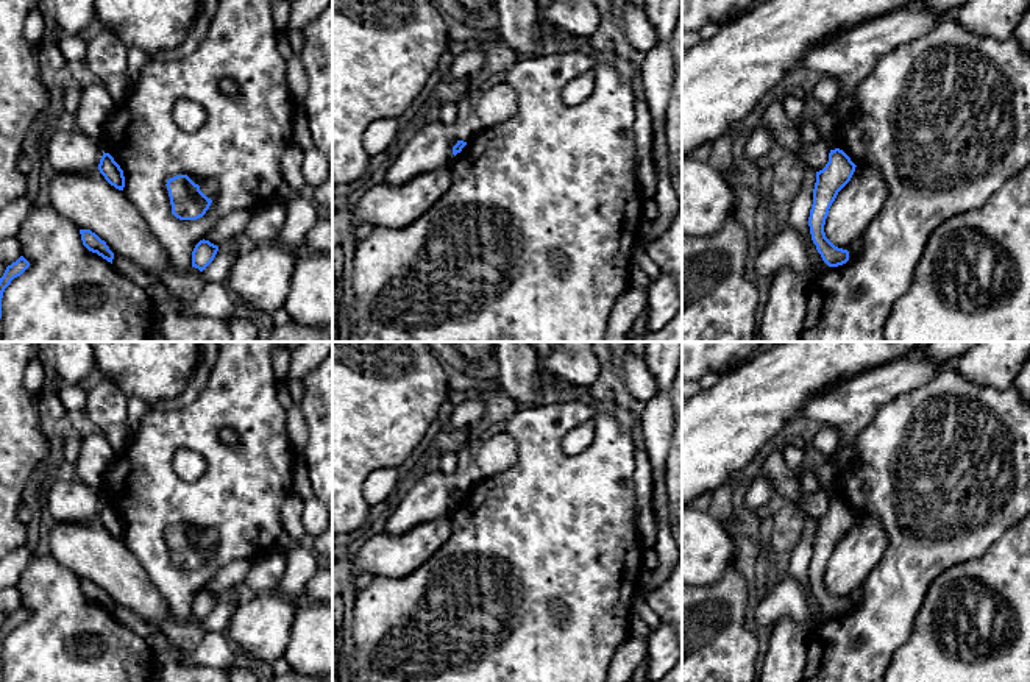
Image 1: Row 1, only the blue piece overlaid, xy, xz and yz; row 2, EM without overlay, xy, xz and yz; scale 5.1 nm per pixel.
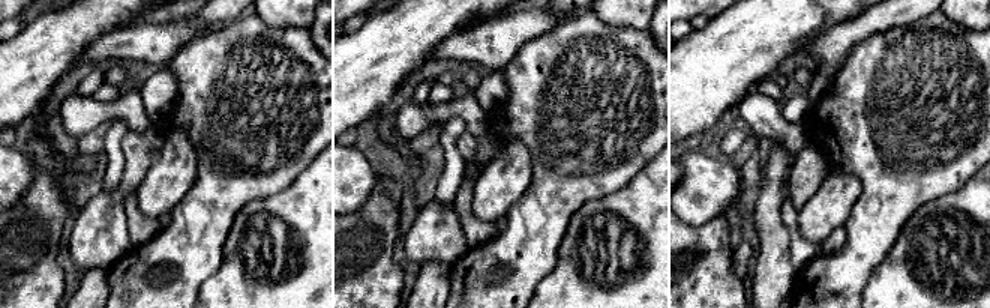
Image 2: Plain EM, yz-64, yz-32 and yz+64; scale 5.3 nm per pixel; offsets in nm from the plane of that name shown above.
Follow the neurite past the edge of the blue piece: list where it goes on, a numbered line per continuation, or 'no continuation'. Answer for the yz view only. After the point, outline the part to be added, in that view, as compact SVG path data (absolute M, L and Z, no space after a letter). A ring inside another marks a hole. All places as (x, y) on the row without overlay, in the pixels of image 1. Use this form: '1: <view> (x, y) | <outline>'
no continuation

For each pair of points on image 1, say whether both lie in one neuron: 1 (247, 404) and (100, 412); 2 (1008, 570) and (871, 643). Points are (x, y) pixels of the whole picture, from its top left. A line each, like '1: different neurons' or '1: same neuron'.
1: different neurons
2: different neurons

